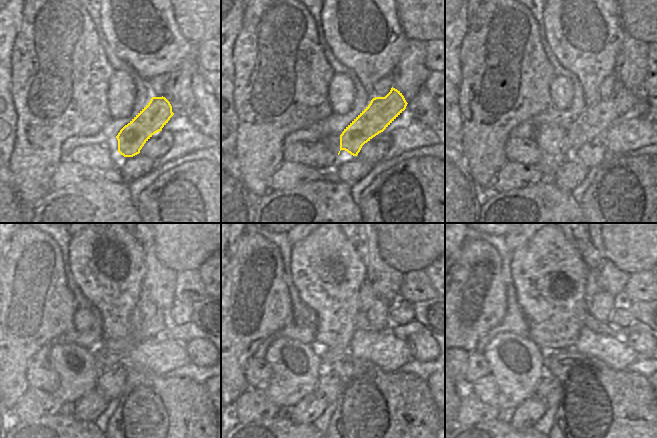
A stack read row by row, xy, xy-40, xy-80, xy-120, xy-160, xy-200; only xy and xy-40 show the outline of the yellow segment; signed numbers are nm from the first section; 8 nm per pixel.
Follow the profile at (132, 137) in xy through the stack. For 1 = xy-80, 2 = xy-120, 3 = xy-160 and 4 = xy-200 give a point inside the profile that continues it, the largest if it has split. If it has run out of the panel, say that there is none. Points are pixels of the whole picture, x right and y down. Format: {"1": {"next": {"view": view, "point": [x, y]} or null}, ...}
{"1": {"next": {"view": "xy-80", "point": [601, 113]}}, "2": {"next": {"view": "xy-120", "point": [156, 322]}}, "3": {"next": {"view": "xy-160", "point": [376, 310]}}, "4": {"next": {"view": "xy-200", "point": [599, 304]}}}

